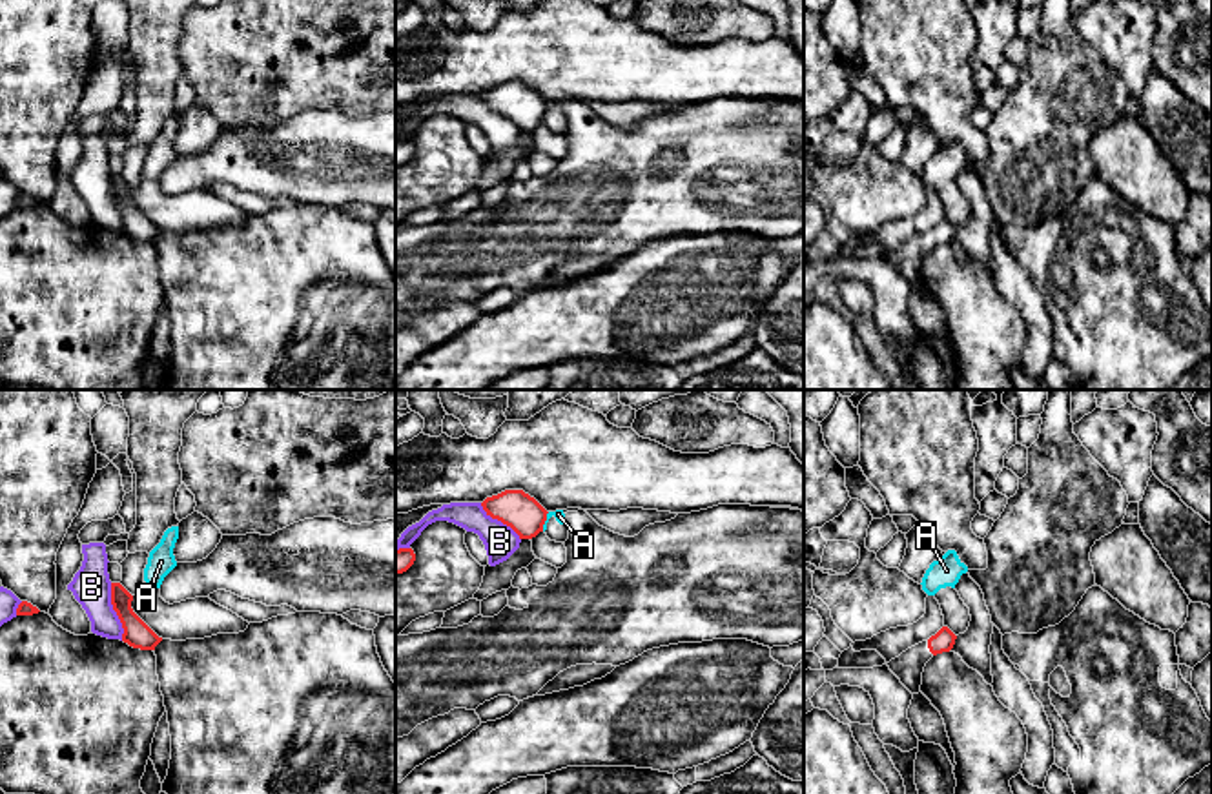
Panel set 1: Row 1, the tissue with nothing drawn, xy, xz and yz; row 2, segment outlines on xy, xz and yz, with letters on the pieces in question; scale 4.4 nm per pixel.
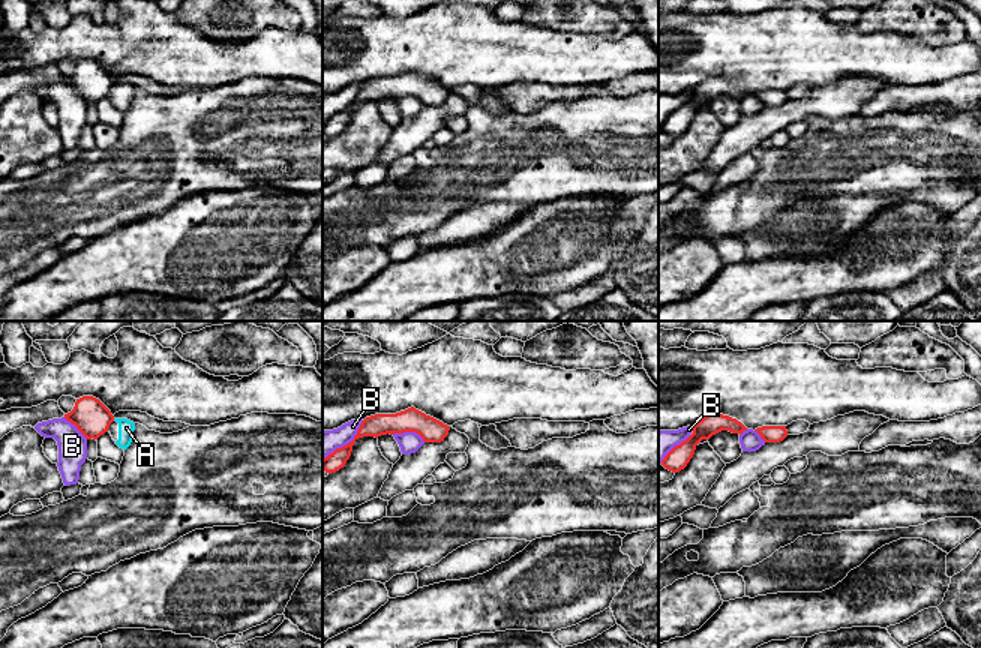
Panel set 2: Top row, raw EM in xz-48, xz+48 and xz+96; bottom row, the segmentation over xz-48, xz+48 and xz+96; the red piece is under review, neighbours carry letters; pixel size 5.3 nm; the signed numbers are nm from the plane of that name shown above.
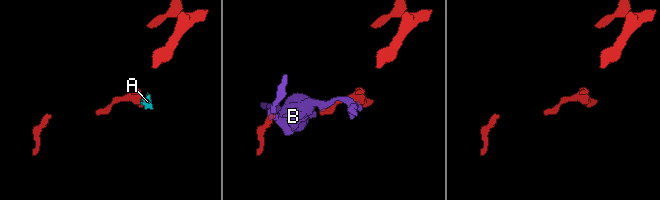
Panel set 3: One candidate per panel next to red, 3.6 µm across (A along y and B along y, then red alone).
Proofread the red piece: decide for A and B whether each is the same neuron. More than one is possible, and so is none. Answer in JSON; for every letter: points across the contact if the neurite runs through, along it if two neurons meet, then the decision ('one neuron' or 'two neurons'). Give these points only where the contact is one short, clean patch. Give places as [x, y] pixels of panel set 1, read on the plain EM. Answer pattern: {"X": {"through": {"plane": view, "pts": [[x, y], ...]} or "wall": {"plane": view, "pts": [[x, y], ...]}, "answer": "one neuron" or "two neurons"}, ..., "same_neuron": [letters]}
{"A": {"wall": {"plane": "xz", "pts": [[549, 104], [542, 122]]}, "answer": "two neurons"}, "B": {"answer": "two neurons"}, "same_neuron": []}

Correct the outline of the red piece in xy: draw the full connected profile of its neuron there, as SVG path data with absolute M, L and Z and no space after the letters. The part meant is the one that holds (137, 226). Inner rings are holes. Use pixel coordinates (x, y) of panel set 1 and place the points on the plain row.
M111 175L111 197L124 220L122 233L133 240L155 242L162 229L133 204L131 193L133 188L120 175Z

